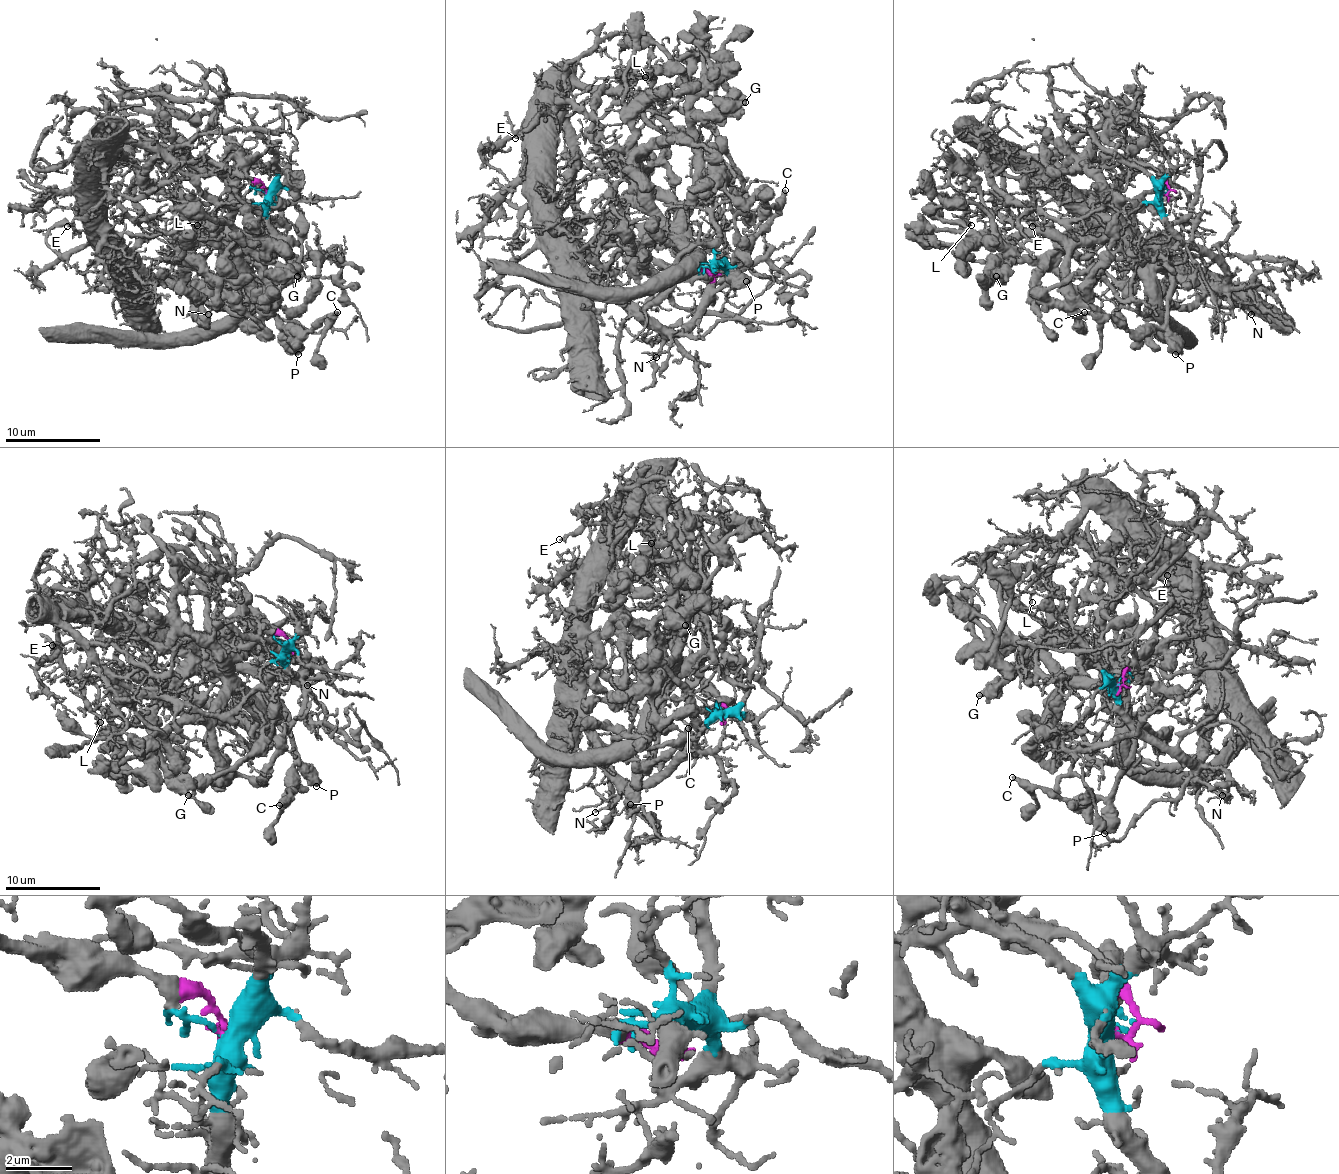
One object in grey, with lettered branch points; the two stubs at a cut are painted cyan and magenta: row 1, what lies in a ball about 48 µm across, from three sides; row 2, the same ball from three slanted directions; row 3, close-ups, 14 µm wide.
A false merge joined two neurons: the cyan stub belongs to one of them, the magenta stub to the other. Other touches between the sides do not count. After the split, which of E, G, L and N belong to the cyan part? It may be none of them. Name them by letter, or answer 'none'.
E, L, N

